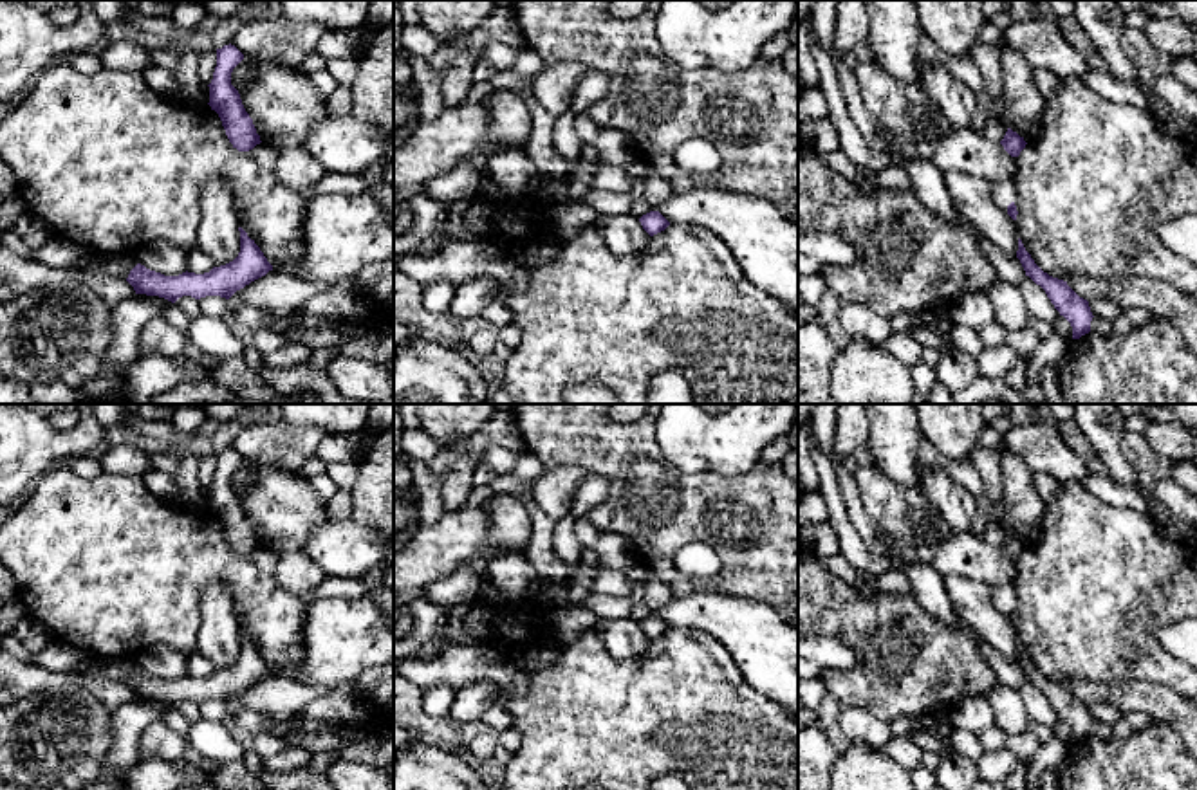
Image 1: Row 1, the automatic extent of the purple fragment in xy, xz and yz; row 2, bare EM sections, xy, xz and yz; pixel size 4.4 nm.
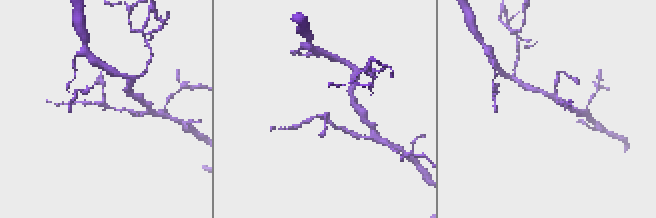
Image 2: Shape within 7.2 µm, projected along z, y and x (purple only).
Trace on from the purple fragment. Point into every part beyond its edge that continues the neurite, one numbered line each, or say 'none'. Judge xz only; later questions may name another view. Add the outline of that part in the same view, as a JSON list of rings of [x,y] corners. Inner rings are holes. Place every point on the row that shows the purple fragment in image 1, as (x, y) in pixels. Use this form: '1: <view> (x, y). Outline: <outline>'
none

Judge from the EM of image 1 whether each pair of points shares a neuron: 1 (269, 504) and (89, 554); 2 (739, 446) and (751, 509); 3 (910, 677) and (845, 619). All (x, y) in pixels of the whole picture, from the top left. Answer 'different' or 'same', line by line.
1: different
2: different
3: same

